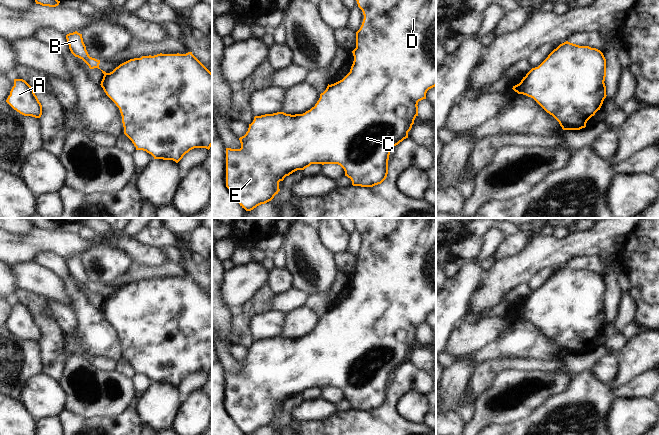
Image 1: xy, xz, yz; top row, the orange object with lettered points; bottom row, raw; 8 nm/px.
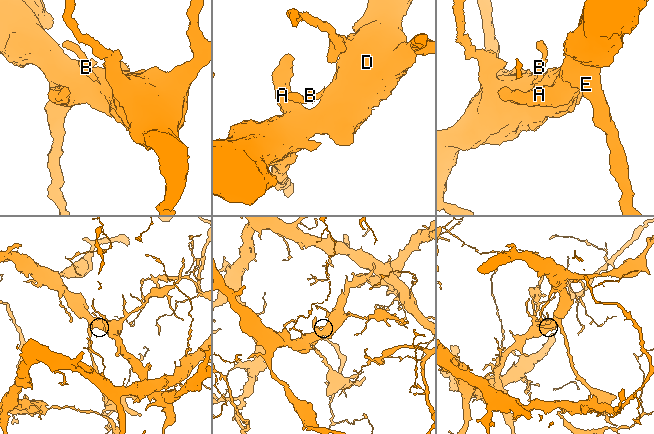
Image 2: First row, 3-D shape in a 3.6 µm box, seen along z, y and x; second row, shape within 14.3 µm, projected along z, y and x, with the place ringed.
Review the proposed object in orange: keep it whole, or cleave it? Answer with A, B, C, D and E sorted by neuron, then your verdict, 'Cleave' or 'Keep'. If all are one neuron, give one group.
Groups: A C D E / B. Cleave

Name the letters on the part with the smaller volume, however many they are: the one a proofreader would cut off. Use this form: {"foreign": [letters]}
{"foreign": ["B"]}

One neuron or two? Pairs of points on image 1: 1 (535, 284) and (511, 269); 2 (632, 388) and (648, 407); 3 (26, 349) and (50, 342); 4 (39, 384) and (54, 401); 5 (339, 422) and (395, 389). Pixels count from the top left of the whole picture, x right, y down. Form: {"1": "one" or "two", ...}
{"1": "two", "2": "two", "3": "two", "4": "one", "5": "one"}

